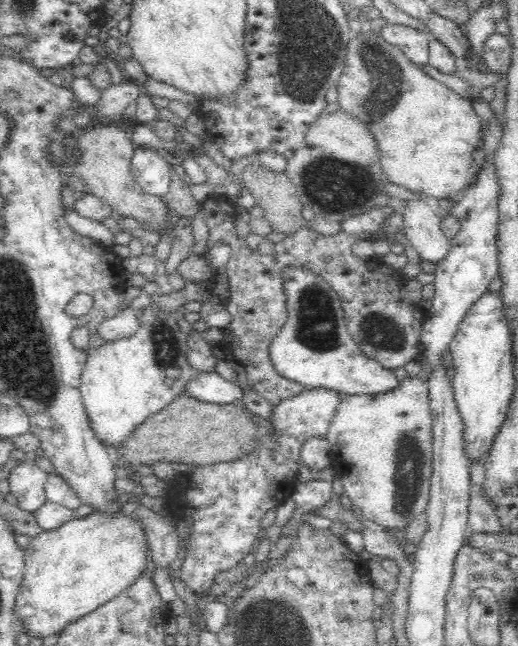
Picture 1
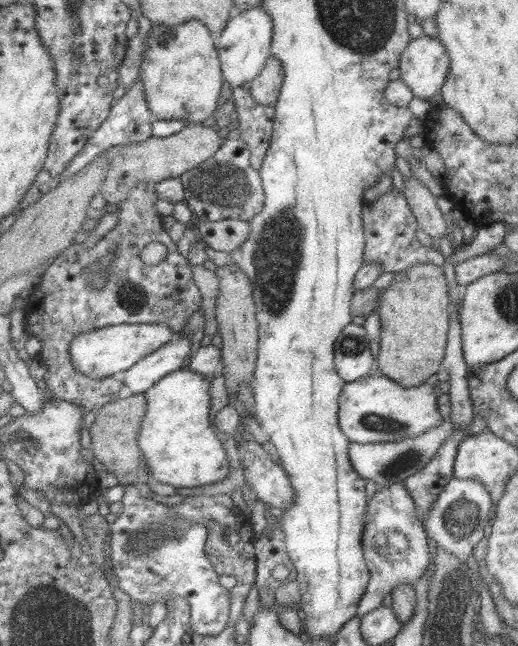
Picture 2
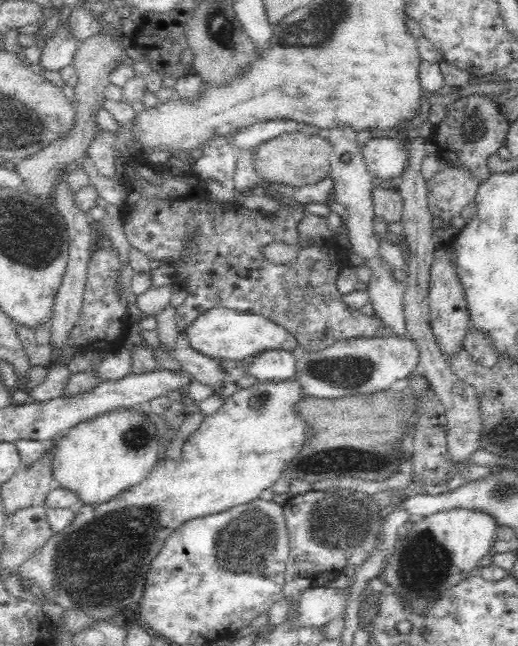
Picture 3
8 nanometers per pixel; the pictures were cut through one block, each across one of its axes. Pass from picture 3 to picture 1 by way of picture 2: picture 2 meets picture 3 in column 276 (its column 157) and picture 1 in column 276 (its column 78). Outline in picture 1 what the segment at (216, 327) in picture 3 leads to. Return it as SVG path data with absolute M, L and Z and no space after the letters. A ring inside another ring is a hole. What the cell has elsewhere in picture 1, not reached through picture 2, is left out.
M288 268L284 287L289 299L289 320L270 346L276 371L308 389L334 391L341 396L394 393L401 381L393 371L362 353L348 333L340 296L321 278L303 268Z

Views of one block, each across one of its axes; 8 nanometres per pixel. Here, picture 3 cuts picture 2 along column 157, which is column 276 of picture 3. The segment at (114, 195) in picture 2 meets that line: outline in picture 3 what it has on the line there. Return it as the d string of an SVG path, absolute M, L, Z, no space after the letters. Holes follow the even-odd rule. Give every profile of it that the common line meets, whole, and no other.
M296 130L284 132L257 146L255 169L260 179L294 188L316 184L330 174L330 155L333 146L318 135L307 135Z

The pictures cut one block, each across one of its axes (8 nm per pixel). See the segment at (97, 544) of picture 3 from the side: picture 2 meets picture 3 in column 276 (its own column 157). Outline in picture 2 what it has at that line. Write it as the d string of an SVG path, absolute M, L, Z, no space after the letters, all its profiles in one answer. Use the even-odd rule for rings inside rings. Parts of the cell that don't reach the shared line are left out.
M188 366L165 376L153 388L145 392L148 398L148 411L142 424L142 432L139 434L139 446L143 456L148 460L153 480L177 488L195 488L205 484L219 487L221 480L229 478L231 462L211 420L211 410L213 410L211 386L213 386L211 378L194 372Z

